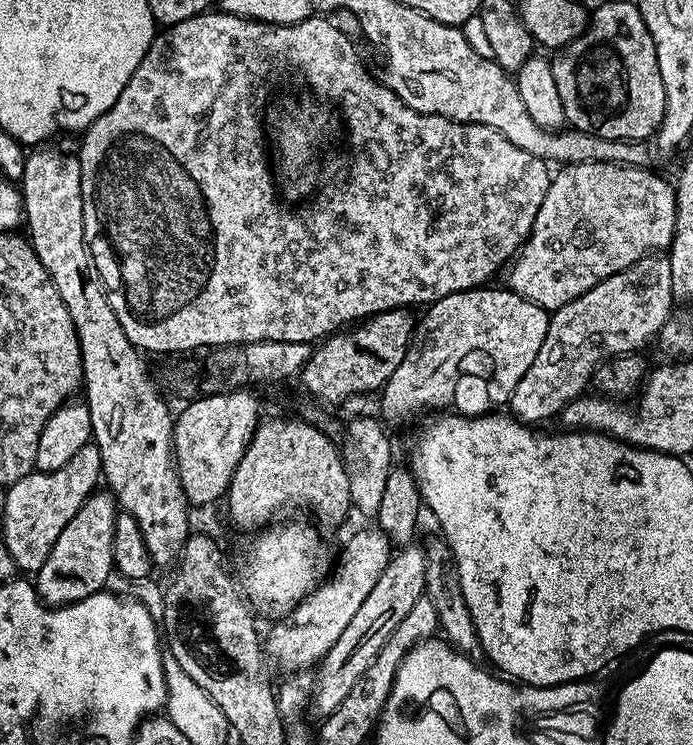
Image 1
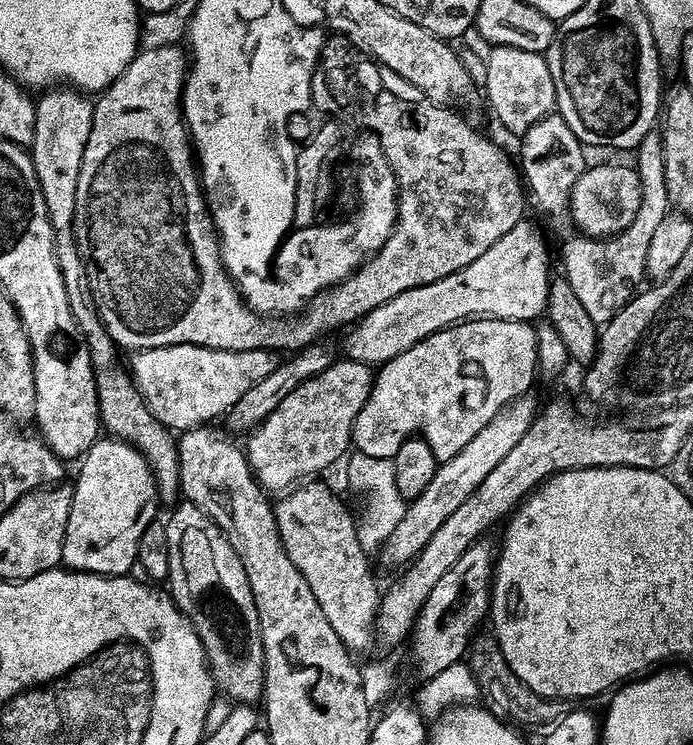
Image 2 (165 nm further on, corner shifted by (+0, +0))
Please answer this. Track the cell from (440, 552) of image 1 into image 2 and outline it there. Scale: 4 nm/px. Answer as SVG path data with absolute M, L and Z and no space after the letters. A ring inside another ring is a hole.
M491 635L475 637L470 644L468 651L468 665L477 682L479 695L483 703L506 704L507 717L513 723L524 726L551 727L559 723L560 719L573 713L575 701L546 699L542 695L536 695L525 683L517 677L505 656L501 652L500 645Z

